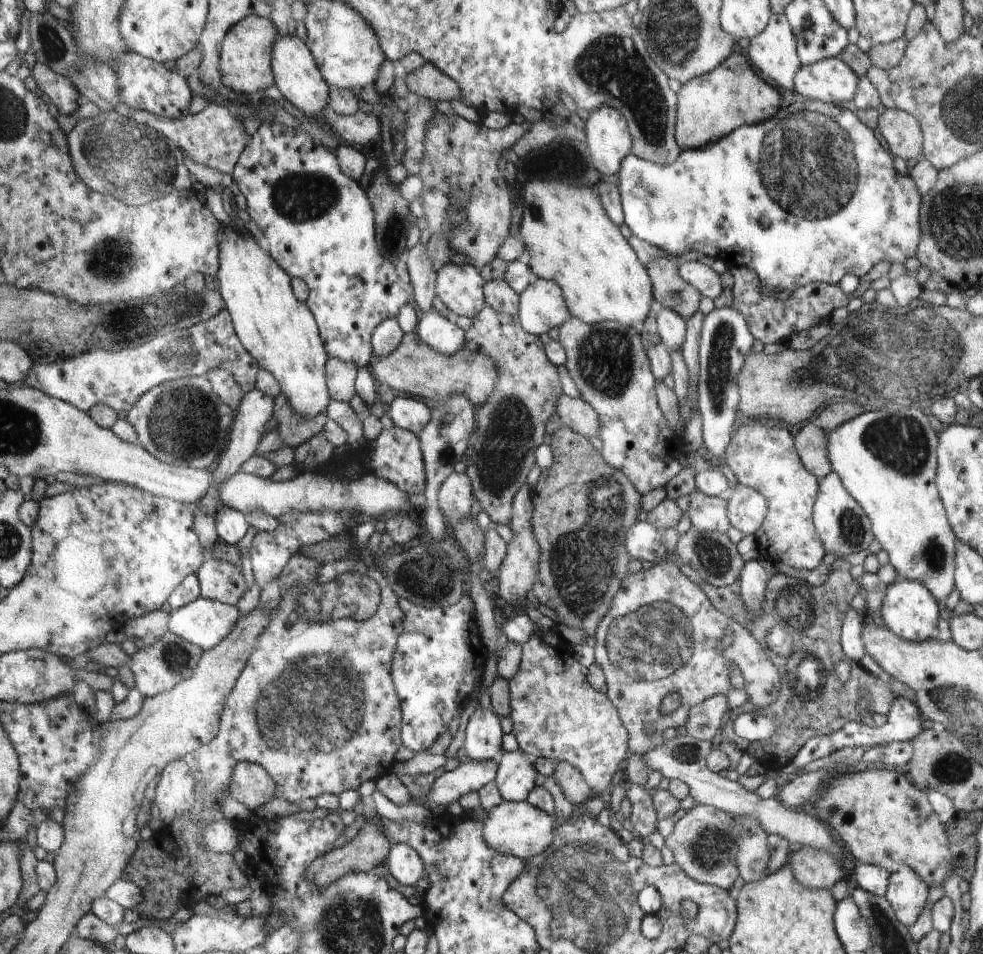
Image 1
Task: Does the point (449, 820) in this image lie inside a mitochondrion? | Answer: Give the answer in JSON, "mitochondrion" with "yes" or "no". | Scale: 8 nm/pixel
{"mitochondrion":"no"}

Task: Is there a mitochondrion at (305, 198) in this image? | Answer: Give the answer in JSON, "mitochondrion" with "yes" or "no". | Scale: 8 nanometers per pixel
{"mitochondrion":"yes"}

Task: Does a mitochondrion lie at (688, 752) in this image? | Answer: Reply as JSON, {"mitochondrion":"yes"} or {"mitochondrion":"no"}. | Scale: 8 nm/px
{"mitochondrion":"yes"}

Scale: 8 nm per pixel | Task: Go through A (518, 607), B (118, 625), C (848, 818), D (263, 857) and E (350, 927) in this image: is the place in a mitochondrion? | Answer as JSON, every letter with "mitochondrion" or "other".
{"A":"other","B":"other","C":"other","D":"other","E":"mitochondrion"}

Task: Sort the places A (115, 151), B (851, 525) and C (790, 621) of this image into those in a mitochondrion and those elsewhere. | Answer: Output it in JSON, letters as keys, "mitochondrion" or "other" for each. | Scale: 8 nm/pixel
{"A":"mitochondrion","B":"mitochondrion","C":"mitochondrion"}

